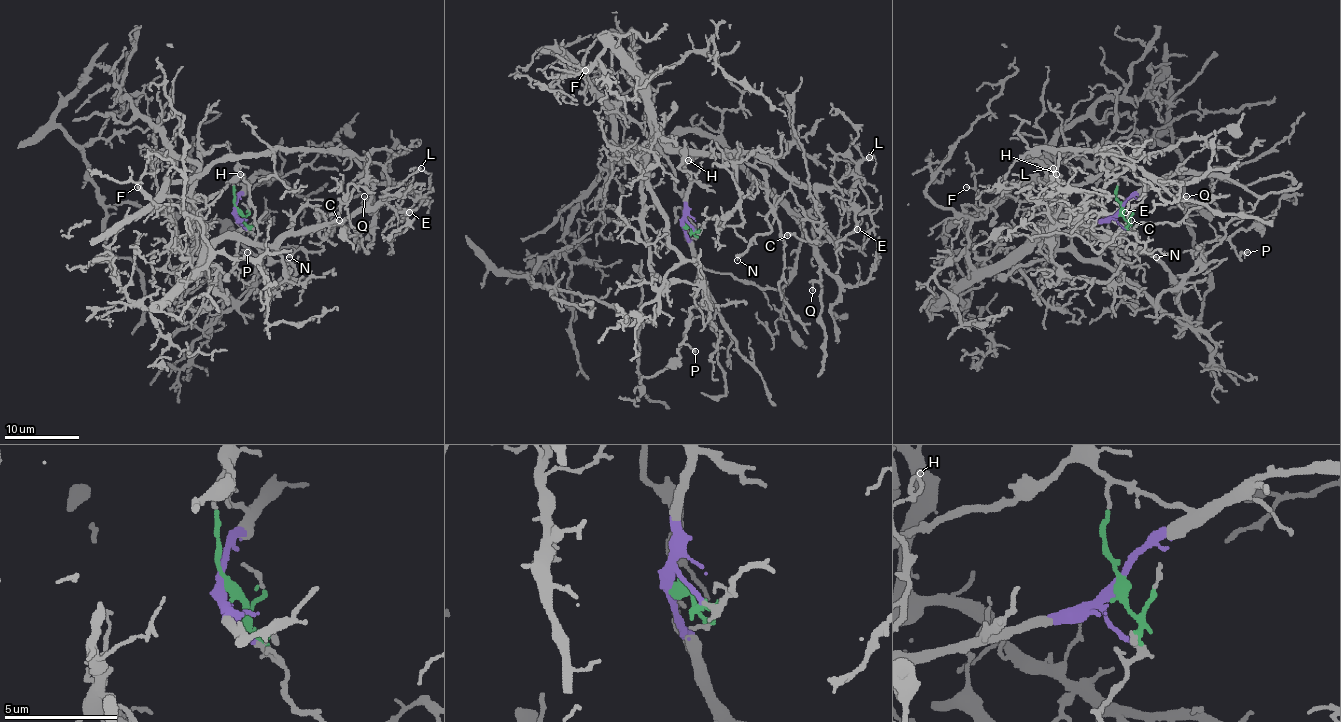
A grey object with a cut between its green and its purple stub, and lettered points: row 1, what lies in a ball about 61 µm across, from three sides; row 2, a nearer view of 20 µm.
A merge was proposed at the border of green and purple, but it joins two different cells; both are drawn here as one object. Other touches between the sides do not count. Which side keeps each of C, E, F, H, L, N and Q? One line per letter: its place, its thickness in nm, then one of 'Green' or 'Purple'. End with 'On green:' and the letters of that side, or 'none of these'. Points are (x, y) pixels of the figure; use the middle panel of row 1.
C: Place: (787, 235). Thickness 190 nm. Green
E: Place: (857, 229). Thickness 120 nm. Purple
F: Place: (585, 70). Thickness 120 nm. Purple
H: Place: (688, 160). Thickness 130 nm. Purple
L: Place: (869, 157). Thickness 190 nm. Purple
N: Place: (737, 260). Thickness 280 nm. Purple
Q: Place: (812, 290). Thickness 130 nm. Green
On green: C, Q

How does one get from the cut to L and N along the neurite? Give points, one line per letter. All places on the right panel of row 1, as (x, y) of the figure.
L: (1121, 210), (1051, 233), (1050, 244), (1057, 225), (1079, 214), (1085, 194), (1050, 194), (1057, 186), (1053, 168)
N: (1121, 210), (1050, 235), (1050, 244), (1051, 220), (1066, 205), (1098, 237), (1130, 252), (1147, 250), (1156, 257)

